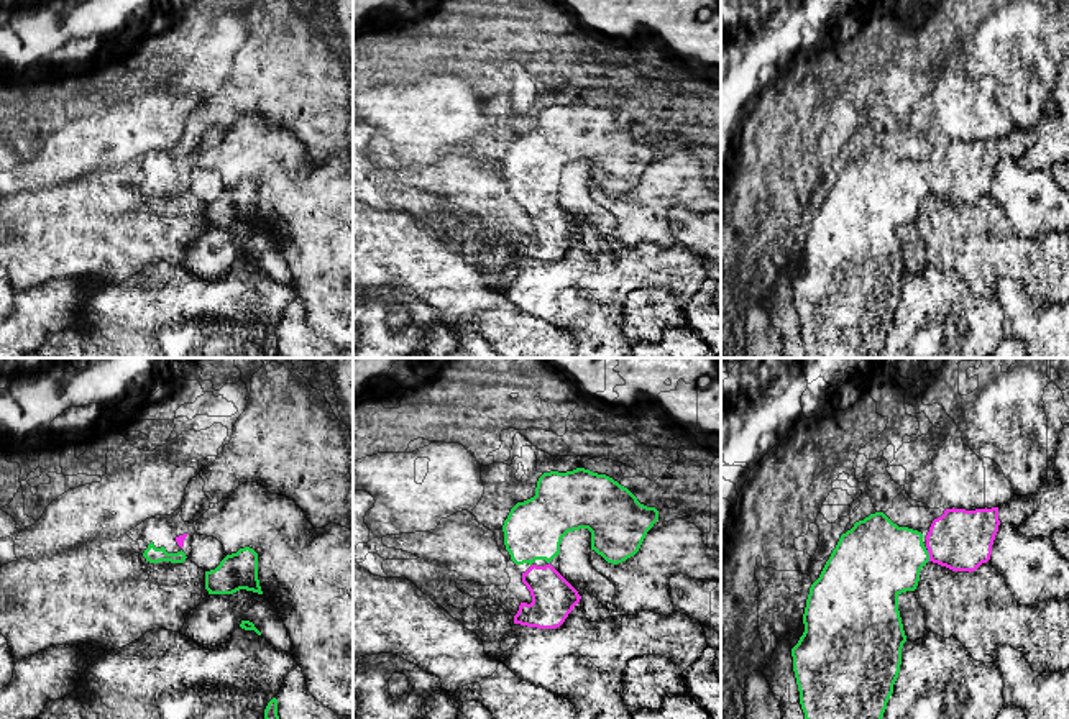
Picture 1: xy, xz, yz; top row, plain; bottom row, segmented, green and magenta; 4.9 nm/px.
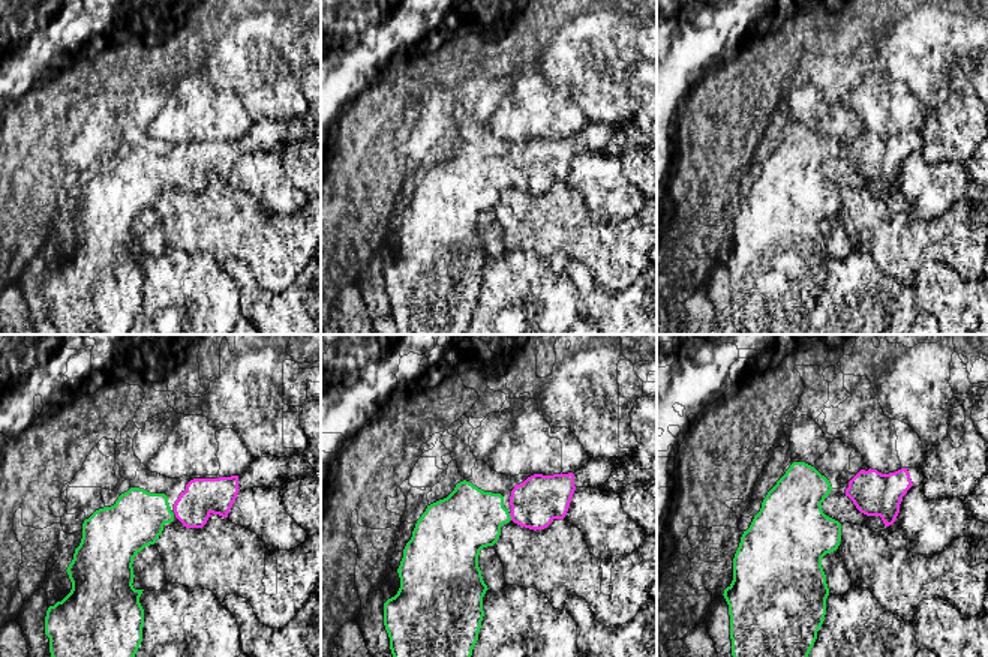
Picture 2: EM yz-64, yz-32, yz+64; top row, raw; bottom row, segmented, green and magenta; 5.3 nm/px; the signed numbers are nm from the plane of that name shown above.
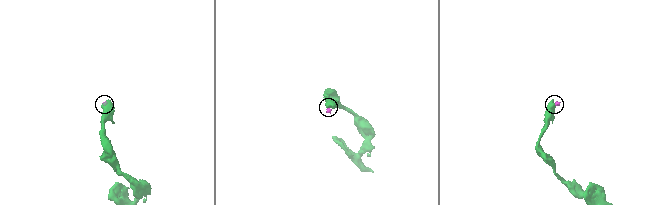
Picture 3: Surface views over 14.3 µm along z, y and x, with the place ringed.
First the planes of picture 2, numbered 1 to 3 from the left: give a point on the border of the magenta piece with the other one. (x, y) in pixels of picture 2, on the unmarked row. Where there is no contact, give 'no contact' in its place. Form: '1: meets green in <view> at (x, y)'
1: no contact
2: meets green in yz-32 at (510, 180)
3: no contact

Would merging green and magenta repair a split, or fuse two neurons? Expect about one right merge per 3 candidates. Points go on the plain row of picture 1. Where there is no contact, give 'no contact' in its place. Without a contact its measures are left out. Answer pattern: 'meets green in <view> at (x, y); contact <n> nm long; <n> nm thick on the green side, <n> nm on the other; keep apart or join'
meets green in yz at (928, 187); contact 60 nm long; 400 nm thick on the green side, 300 nm on the other; join

